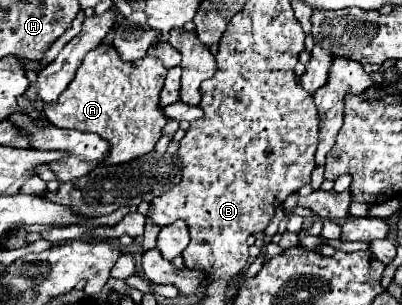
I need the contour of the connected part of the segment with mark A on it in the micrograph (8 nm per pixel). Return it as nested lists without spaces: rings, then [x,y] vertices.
[[[97,46],[85,56],[73,82],[59,96],[57,104],[43,108],[45,118],[58,128],[95,132],[107,140],[111,148],[101,166],[131,162],[155,150],[161,130],[167,124],[159,106],[165,76],[167,68],[157,58],[145,56],[135,62],[123,62],[119,60],[115,48]]]

